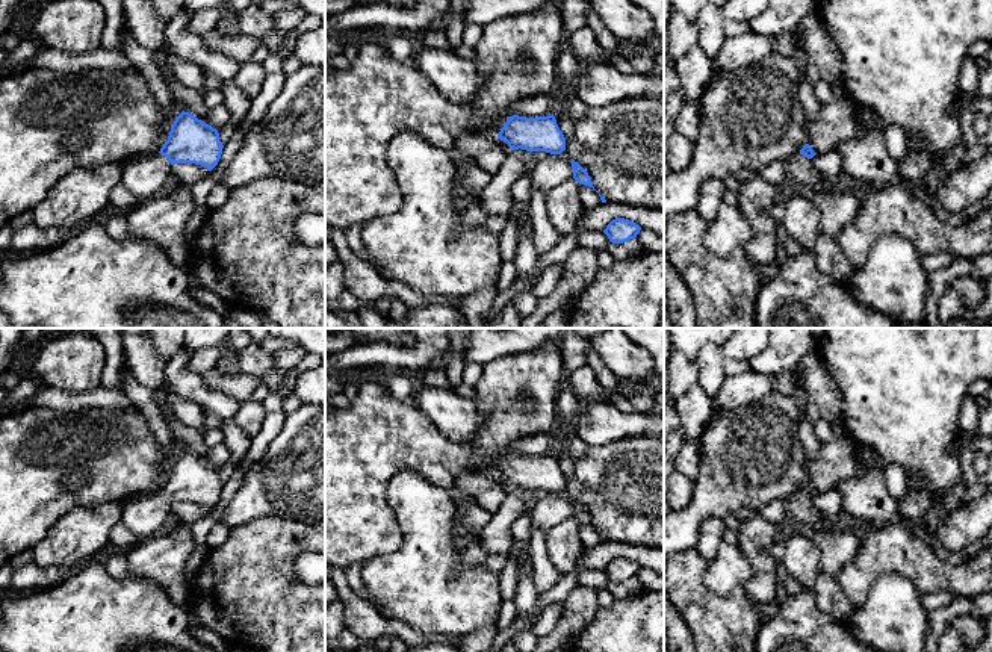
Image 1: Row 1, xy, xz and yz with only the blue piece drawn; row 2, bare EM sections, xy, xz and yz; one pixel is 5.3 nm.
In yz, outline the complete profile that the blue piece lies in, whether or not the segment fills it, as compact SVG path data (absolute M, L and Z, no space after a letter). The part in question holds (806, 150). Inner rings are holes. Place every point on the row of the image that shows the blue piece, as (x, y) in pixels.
M806 144L798 153L791 156L786 160L788 179L791 179L795 185L800 185L804 189L804 192L821 191L835 186L847 186L848 179L845 175L829 177L818 172L811 163L811 159L814 156L815 153L809 144Z

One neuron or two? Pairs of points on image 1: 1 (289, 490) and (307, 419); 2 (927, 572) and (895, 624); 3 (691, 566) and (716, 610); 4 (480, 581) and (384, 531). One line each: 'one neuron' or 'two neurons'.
1: one neuron
2: two neurons
3: one neuron
4: two neurons

